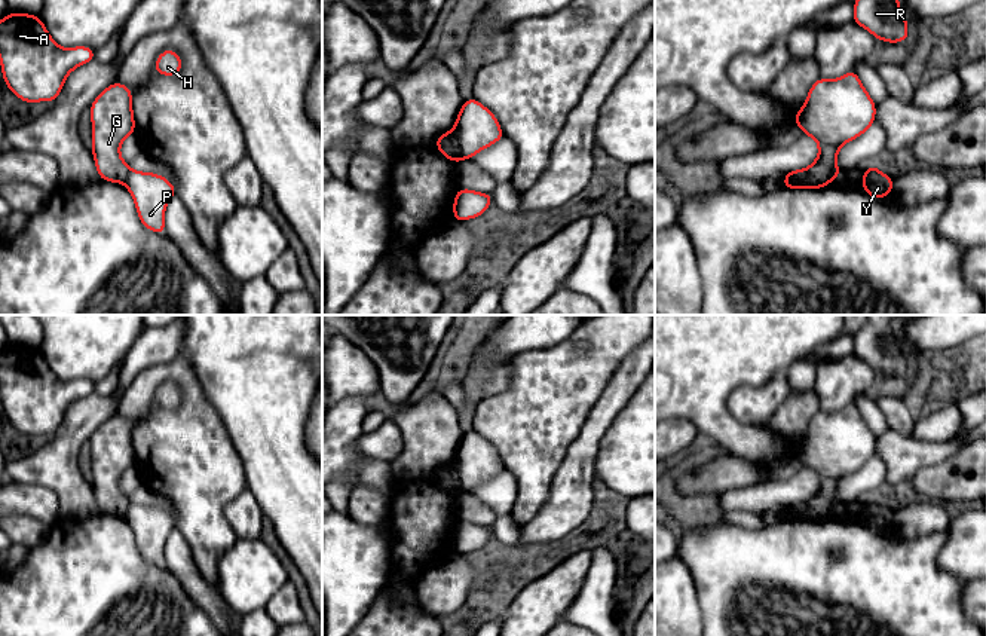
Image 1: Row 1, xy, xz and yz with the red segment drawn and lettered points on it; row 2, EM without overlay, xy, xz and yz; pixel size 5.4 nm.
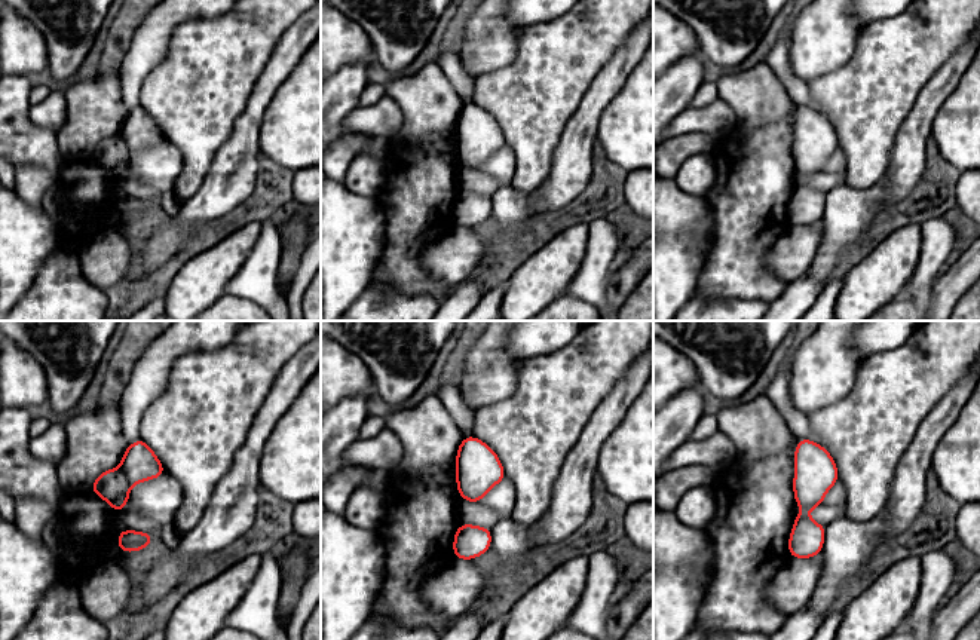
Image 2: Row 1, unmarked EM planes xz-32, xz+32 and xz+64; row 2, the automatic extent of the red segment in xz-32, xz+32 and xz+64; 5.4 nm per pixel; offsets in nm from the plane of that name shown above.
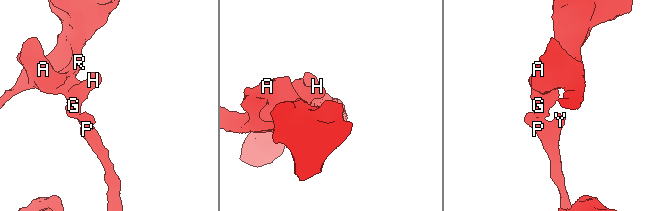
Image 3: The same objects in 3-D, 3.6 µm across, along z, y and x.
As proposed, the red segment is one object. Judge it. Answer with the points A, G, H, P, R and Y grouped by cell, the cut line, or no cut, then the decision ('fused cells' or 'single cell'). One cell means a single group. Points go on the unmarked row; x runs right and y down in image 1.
groups A G H R / P Y; cut xz (452, 462), (458, 471), (462, 491); fused cells

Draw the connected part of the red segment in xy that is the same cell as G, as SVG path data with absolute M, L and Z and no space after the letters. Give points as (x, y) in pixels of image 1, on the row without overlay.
M119 415L91 437L92 487L102 514L125 517L131 499L120 490L122 474L135 467L132 424Z

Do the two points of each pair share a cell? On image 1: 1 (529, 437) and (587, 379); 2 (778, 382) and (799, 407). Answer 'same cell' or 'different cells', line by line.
1: same cell
2: different cells

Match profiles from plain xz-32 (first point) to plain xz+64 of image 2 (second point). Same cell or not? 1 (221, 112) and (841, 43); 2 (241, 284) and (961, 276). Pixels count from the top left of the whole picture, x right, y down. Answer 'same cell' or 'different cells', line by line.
1: different cells
2: different cells

